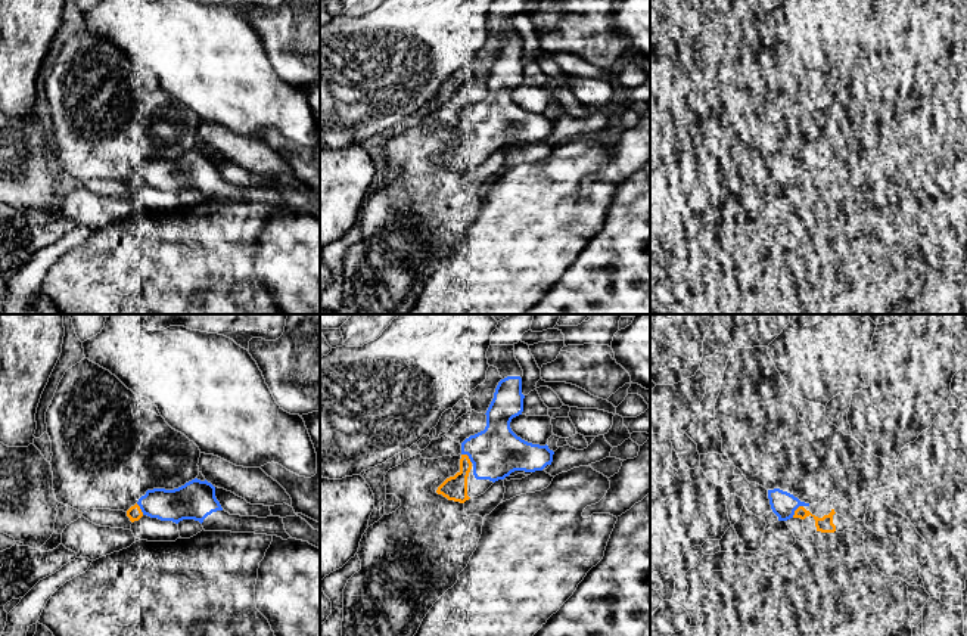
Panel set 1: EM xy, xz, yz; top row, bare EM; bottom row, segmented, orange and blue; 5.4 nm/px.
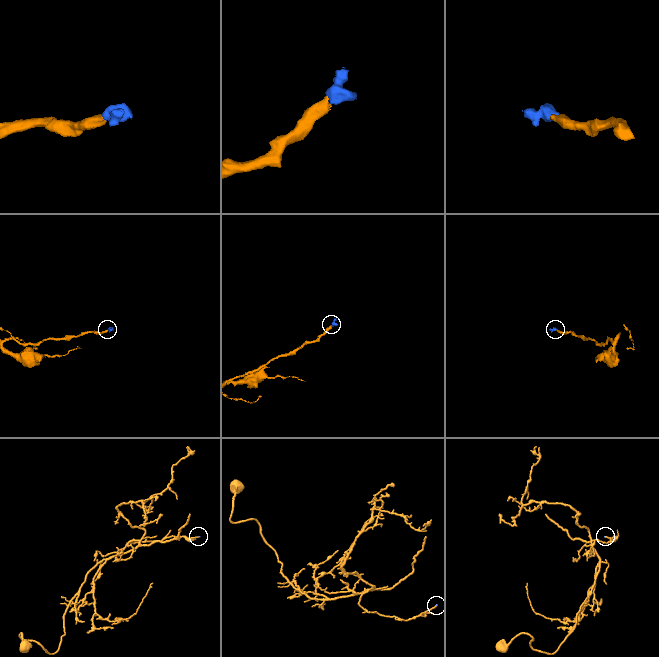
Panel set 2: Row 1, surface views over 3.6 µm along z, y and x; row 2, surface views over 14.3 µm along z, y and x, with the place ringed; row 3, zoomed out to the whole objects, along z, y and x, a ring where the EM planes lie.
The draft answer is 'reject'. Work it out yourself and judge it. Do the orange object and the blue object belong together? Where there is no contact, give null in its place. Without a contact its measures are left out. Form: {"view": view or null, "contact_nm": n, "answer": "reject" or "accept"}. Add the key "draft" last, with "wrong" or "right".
{"view": "yz", "contact_nm": 90, "answer": "accept", "draft": "wrong"}

